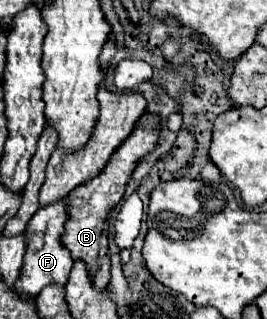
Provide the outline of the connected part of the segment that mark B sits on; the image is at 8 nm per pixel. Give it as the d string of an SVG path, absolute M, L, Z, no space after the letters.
M144 113L138 119L138 125L134 127L134 133L118 147L118 153L114 153L106 165L106 169L94 177L92 181L80 185L68 195L68 221L64 225L64 235L60 237L62 245L70 251L74 261L84 261L88 269L88 277L98 289L106 289L110 281L110 259L108 259L108 215L110 211L120 203L126 183L136 167L136 163L154 149L160 135L160 123L158 117L152 113Z

